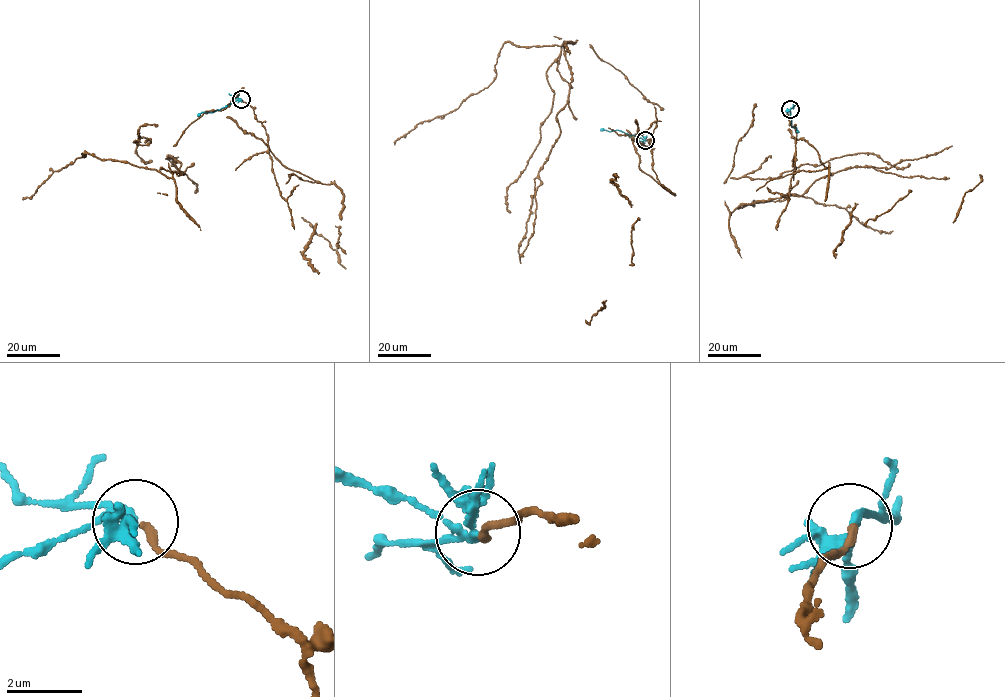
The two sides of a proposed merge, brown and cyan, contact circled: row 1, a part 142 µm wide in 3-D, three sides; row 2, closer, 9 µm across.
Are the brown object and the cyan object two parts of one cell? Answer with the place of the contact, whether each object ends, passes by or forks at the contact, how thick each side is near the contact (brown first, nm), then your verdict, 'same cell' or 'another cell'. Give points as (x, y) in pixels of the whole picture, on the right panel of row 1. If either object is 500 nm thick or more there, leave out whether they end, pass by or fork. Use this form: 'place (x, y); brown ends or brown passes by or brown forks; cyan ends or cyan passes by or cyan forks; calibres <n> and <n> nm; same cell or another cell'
place (790, 109); brown ends; cyan forks; calibres 190 and 200 nm; another cell

